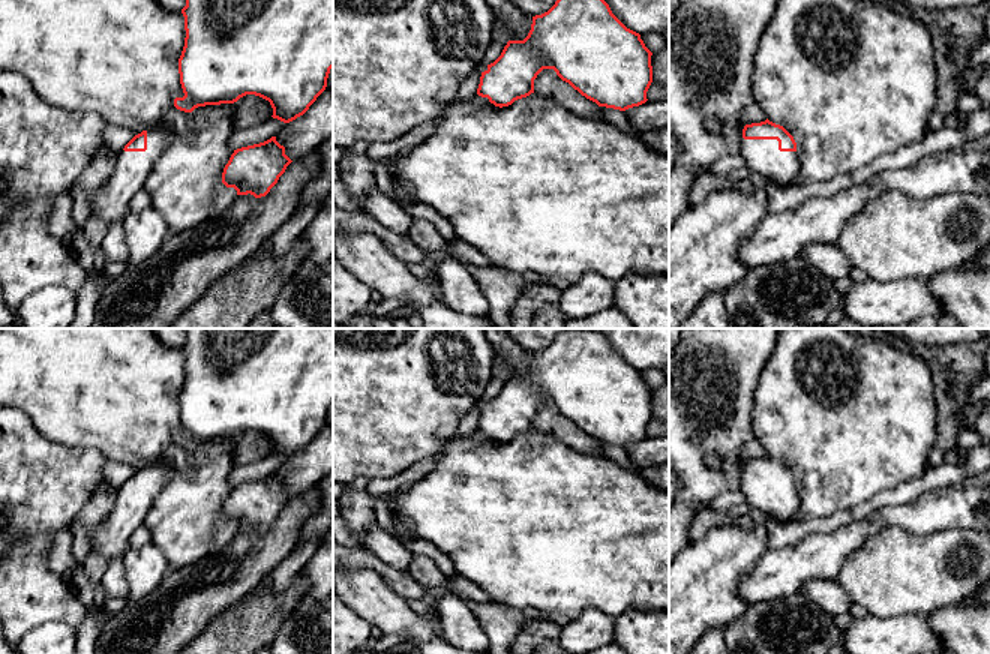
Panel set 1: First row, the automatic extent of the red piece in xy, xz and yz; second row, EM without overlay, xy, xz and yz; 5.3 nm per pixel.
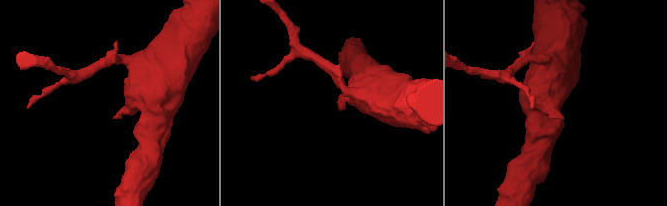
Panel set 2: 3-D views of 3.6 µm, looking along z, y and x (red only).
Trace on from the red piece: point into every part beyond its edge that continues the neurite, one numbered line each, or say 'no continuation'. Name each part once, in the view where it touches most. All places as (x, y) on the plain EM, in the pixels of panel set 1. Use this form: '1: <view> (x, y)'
1: yz (762, 492)

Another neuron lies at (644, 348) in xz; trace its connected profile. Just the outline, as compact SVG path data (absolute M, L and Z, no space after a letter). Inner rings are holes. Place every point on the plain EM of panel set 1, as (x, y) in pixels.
M506 328L530 352L548 348L566 330L602 333L612 350L639 370L663 369L669 364L669 328Z

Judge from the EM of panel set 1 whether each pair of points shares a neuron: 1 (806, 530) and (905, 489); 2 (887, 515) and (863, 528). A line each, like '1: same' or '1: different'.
1: same
2: same

